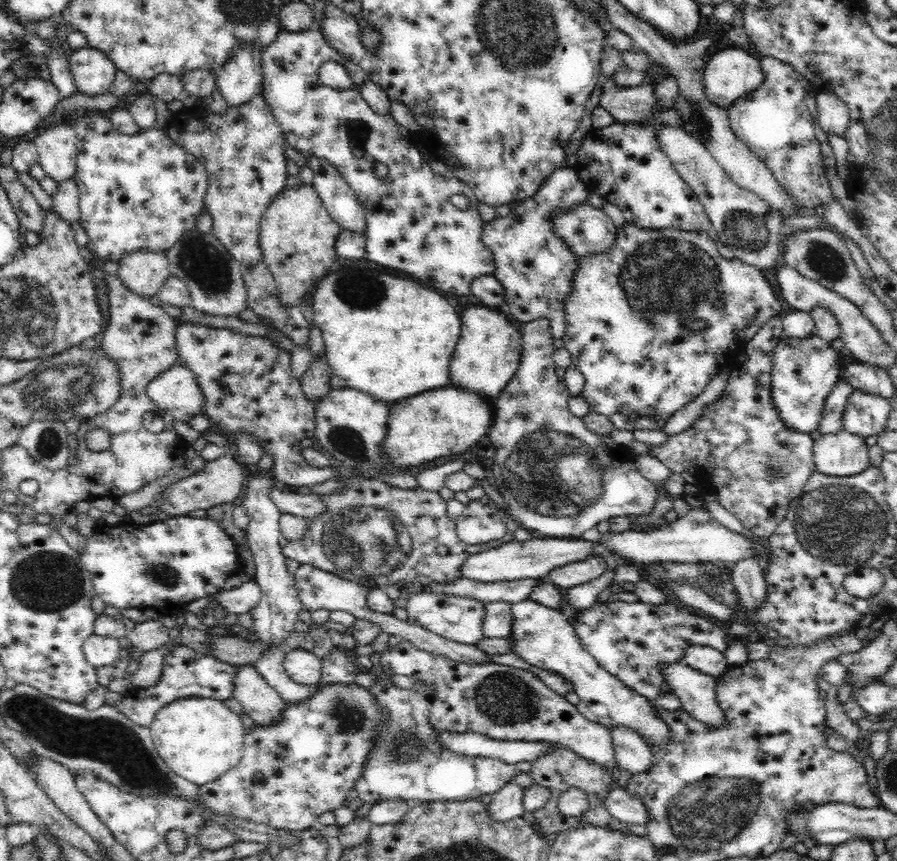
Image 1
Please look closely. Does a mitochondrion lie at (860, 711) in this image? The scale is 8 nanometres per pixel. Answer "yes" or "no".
no

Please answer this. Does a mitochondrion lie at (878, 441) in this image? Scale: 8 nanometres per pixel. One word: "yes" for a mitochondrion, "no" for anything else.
no

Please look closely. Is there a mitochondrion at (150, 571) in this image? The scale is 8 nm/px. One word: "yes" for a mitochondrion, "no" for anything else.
yes

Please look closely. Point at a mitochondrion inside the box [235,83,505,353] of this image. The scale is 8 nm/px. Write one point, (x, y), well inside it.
(357, 295)

